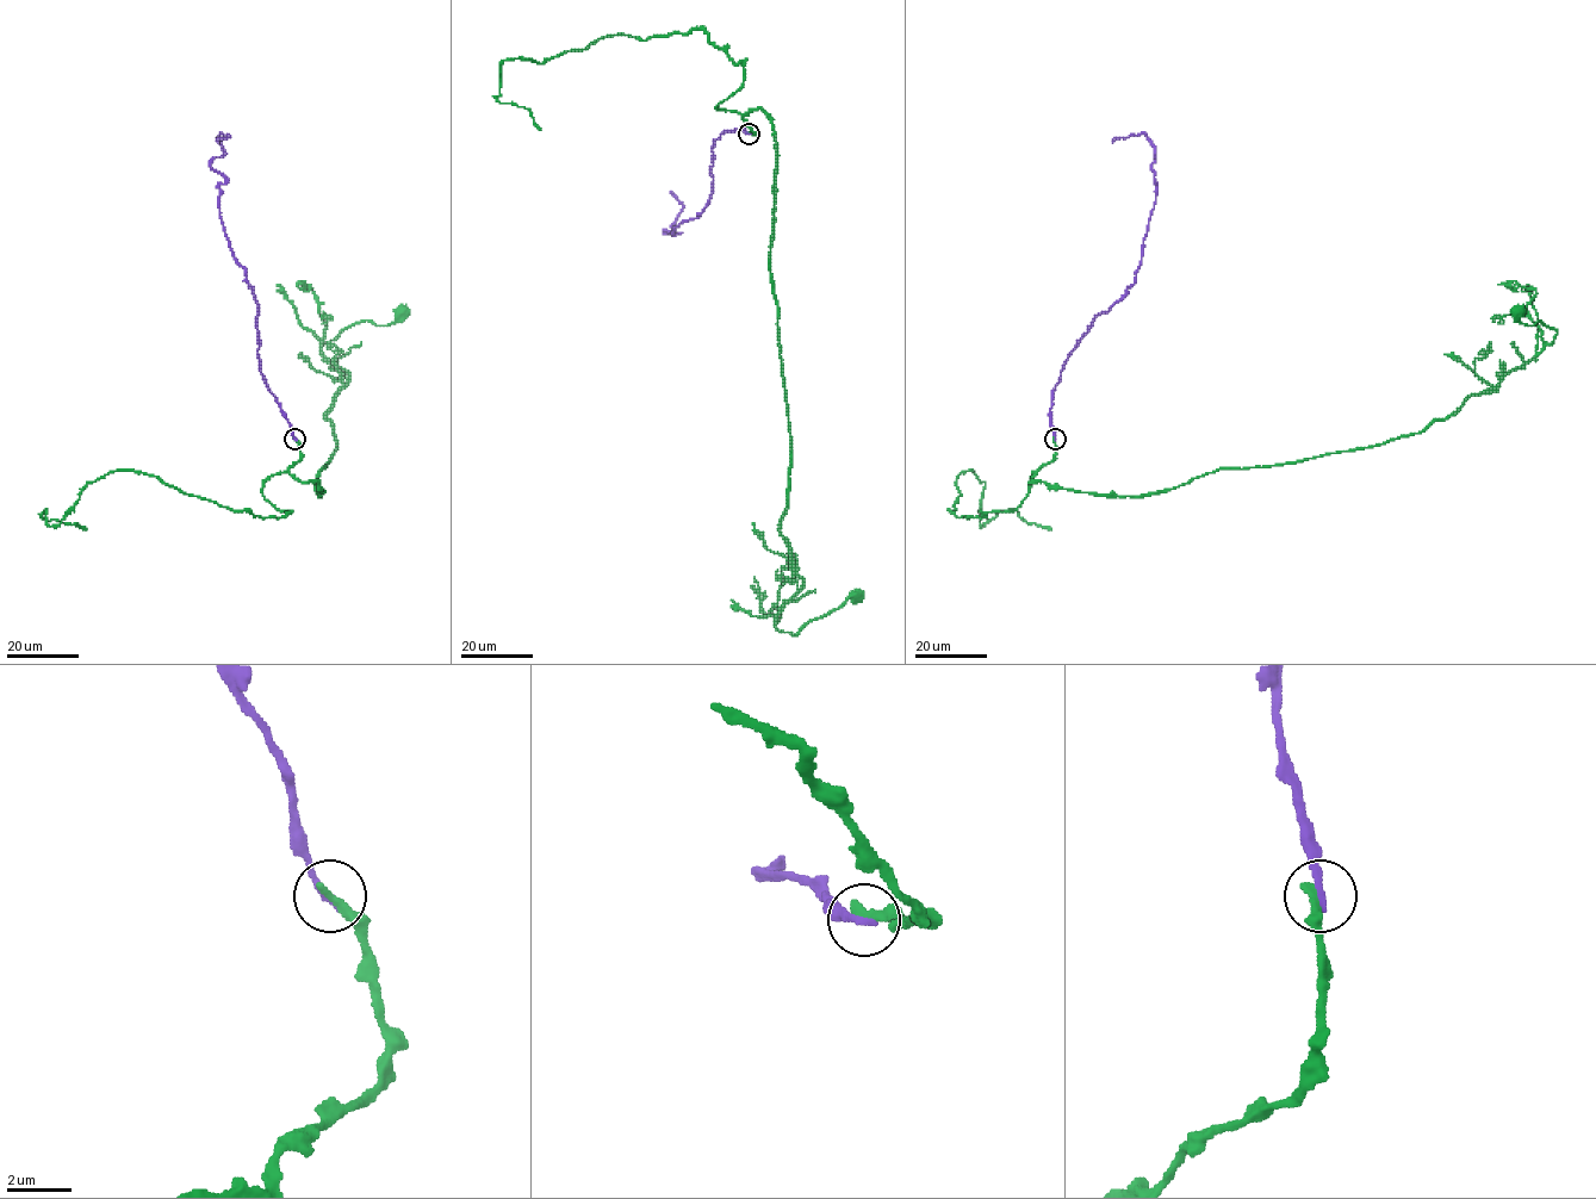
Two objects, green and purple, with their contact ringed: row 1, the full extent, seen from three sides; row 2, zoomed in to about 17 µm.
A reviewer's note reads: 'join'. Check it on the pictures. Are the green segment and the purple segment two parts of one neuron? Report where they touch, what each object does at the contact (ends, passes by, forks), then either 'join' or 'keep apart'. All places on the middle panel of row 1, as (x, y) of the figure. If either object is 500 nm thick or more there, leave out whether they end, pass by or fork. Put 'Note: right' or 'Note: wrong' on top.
Note: wrong
(749, 134) | green ends | purple ends | keep apart

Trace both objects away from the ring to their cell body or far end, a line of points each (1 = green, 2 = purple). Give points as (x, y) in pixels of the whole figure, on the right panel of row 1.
1: (1055, 439), (1030, 482), (1100, 496), (1377, 446), (1447, 418), (1551, 343), (1557, 331), (1517, 315)
2: (1055, 439), (1050, 408), (1062, 368), (1092, 321), (1134, 283), (1155, 202), (1155, 148), (1147, 136), (1112, 142)

